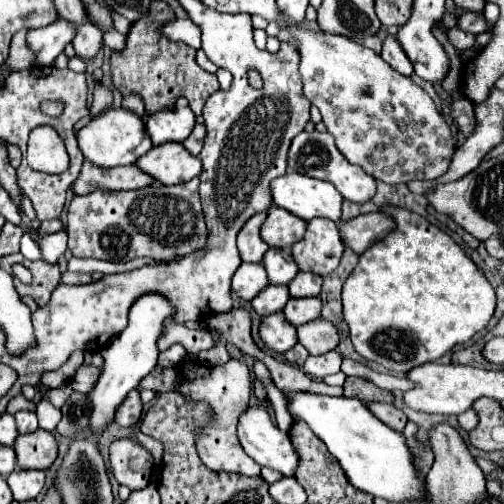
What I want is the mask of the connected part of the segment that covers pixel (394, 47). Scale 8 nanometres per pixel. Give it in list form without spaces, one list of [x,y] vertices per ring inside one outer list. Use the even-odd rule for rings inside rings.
[[[392,35],[386,37],[386,41],[384,41],[384,47],[382,47],[382,59],[384,59],[392,69],[396,69],[400,75],[410,77],[410,75],[414,73],[412,63],[406,59],[406,53],[400,49],[396,37],[392,37]]]

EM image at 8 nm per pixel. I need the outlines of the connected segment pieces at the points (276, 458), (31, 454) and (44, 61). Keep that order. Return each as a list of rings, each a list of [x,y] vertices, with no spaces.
[[[258,405],[258,407],[248,407],[248,411],[240,417],[240,423],[238,423],[238,439],[244,447],[244,451],[256,461],[260,463],[262,467],[270,467],[270,469],[276,469],[280,471],[284,477],[290,477],[296,473],[296,467],[300,463],[300,455],[298,451],[294,449],[290,437],[286,433],[282,433],[276,423],[272,423],[270,419],[270,413],[264,405]]]
[[[36,429],[36,431],[20,435],[16,439],[14,451],[16,451],[16,459],[18,459],[20,469],[46,471],[58,455],[58,445],[56,445],[54,433],[44,431],[44,429]]]
[[[58,17],[54,25],[28,31],[28,47],[34,51],[38,65],[52,65],[52,61],[64,51],[66,43],[76,37],[76,25]]]

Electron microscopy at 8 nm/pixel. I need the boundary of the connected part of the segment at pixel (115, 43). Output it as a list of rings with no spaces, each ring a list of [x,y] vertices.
[[[108,29],[108,33],[104,33],[104,43],[106,43],[112,51],[124,49],[124,47],[122,47],[124,41],[126,41],[126,37],[124,37],[122,33],[118,33],[116,29]]]

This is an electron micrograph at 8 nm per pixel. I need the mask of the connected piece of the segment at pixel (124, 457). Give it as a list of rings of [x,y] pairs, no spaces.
[[[116,439],[110,445],[110,463],[120,485],[144,489],[150,483],[152,455],[134,439]]]

